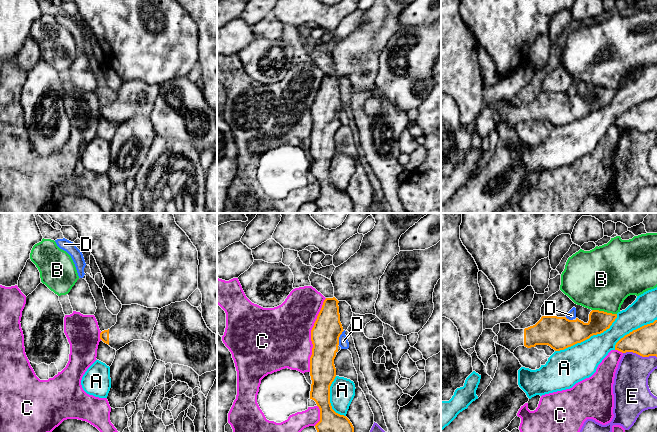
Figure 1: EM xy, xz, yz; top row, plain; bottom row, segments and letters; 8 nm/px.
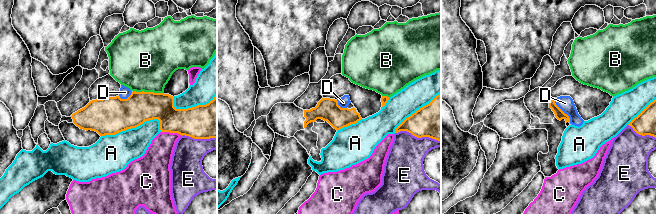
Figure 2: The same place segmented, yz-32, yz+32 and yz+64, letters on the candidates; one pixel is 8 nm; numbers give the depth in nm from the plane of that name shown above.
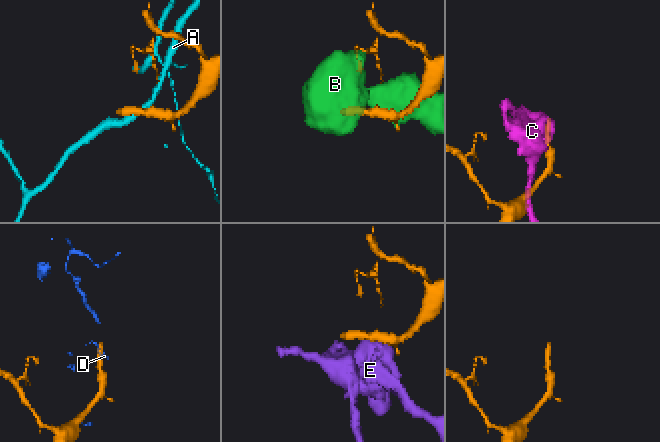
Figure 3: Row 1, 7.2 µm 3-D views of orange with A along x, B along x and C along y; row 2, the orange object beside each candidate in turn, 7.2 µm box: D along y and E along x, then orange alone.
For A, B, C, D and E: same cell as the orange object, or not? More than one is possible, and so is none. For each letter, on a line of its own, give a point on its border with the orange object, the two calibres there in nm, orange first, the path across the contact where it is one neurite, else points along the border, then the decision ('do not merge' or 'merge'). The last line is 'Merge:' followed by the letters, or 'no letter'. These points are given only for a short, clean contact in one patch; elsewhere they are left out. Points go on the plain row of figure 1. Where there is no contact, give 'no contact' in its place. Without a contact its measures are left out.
A: yz (588, 114) | 260/280 nm | do not merge
B: yz (603, 87) | 180/480 nm | do not merge
C: xz (311, 111) | 220/500 nm | do not merge
D: xz (339, 112) | 220/80 nm | along xz (344, 106), (339, 113), (338, 120) | do not merge
E: yz (640, 131) | 220/280 nm | do not merge
Merge: no letter

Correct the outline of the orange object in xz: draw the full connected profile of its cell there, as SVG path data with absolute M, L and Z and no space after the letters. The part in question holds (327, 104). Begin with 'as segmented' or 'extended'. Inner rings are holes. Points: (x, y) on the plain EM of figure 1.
extended | M375 0L374 4L364 11L360 25L346 38L336 43L331 58L334 63L334 73L326 74L311 106L313 120L310 133L310 152L312 156L310 175L314 176L320 185L320 197L315 201L315 213L354 213L354 203L350 196L336 189L330 179L330 162L336 153L334 135L338 128L339 113L343 103L340 98L340 77L346 77L355 90L376 91L375 79L379 70L379 56L388 40L400 28L399 15L415 0Z

